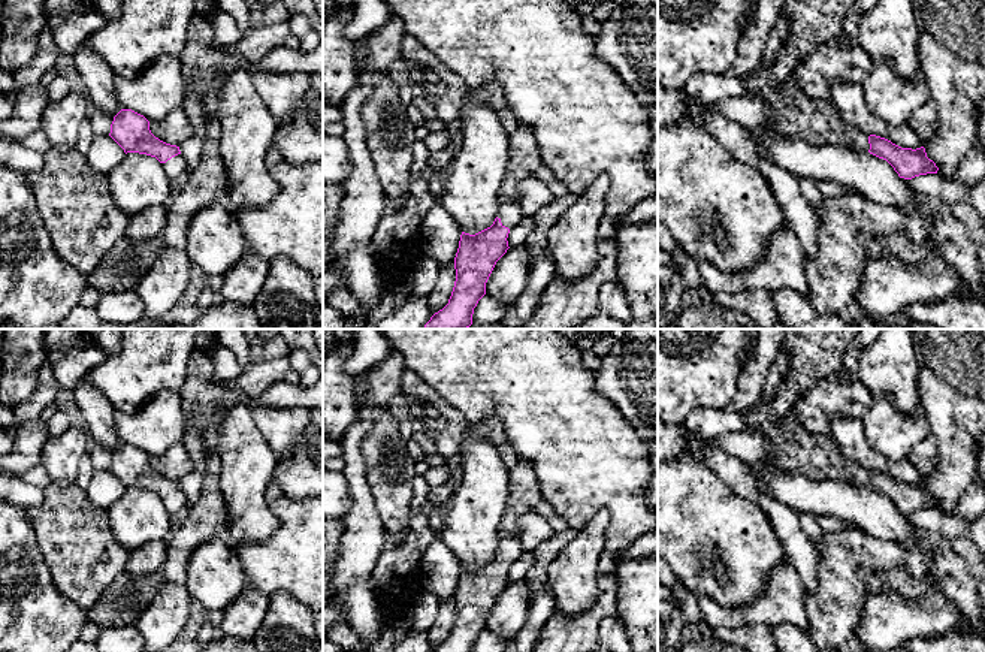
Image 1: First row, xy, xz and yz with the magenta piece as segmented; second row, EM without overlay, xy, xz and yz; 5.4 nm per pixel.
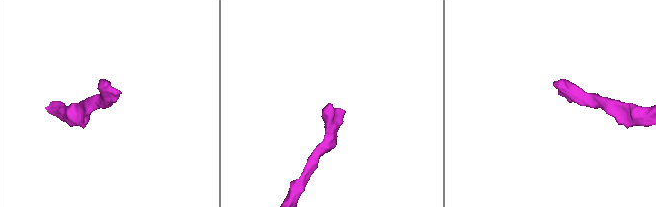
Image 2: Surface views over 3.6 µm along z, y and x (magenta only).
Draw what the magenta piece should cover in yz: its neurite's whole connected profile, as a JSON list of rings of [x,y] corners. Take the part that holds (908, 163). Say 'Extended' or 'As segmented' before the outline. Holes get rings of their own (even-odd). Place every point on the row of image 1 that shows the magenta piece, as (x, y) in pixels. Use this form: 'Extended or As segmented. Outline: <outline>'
Extended. Outline: [[[786,0],[789,25],[786,39],[797,49],[794,70],[777,87],[768,82],[771,67],[759,64],[744,76],[749,97],[759,99],[768,111],[764,127],[812,147],[842,145],[886,160],[900,178],[937,173],[925,148],[901,148],[891,141],[849,126],[828,99],[809,99],[797,85],[795,72],[819,46],[843,37],[843,22],[856,0]]]

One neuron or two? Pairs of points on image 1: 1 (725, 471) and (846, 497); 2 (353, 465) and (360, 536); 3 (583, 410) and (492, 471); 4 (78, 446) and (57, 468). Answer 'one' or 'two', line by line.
1: two
2: one
3: two
4: one

